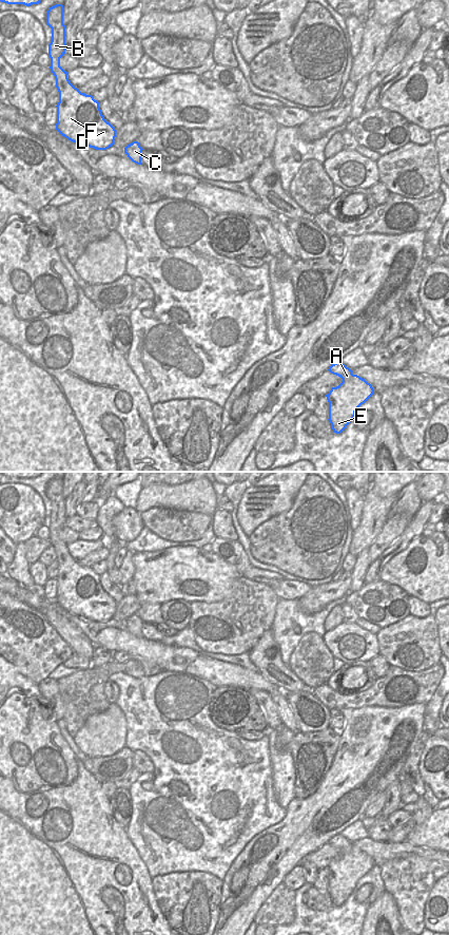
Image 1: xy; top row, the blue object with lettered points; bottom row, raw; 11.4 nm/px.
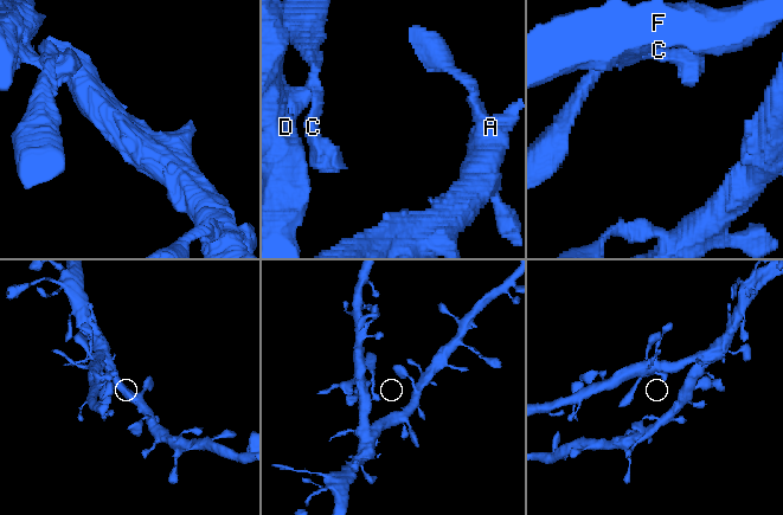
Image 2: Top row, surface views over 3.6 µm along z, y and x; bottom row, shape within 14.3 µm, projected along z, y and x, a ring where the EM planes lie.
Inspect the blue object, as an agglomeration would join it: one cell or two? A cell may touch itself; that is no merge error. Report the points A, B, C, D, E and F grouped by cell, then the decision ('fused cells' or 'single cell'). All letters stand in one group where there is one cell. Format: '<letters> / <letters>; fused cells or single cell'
A B C D E F; single cell

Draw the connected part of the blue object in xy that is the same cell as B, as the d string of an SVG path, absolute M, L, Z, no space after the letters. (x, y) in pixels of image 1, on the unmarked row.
M56 477L46 485L46 497L52 501L48 517L51 545L59 565L56 603L65 611L83 619L106 623L113 619L115 600L108 595L92 568L81 566L67 551L67 545L60 539L60 531L65 527L65 498L63 478Z

